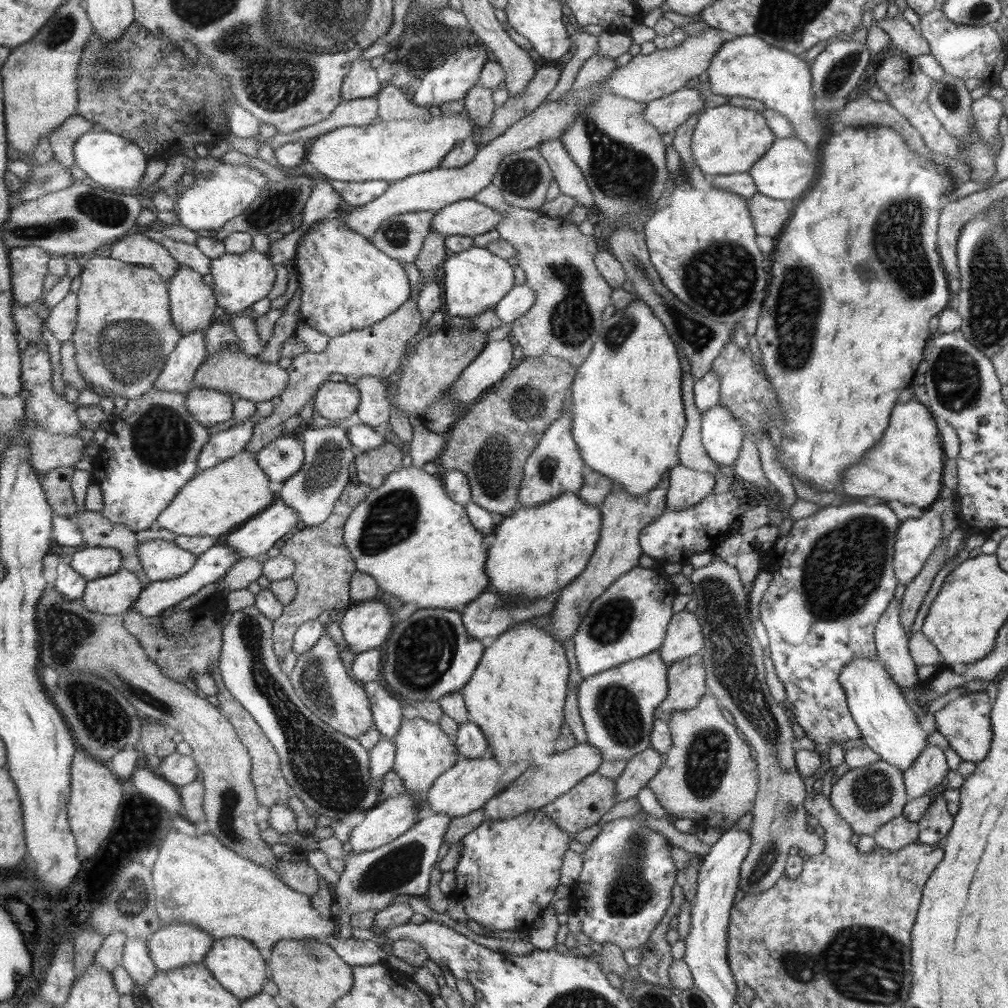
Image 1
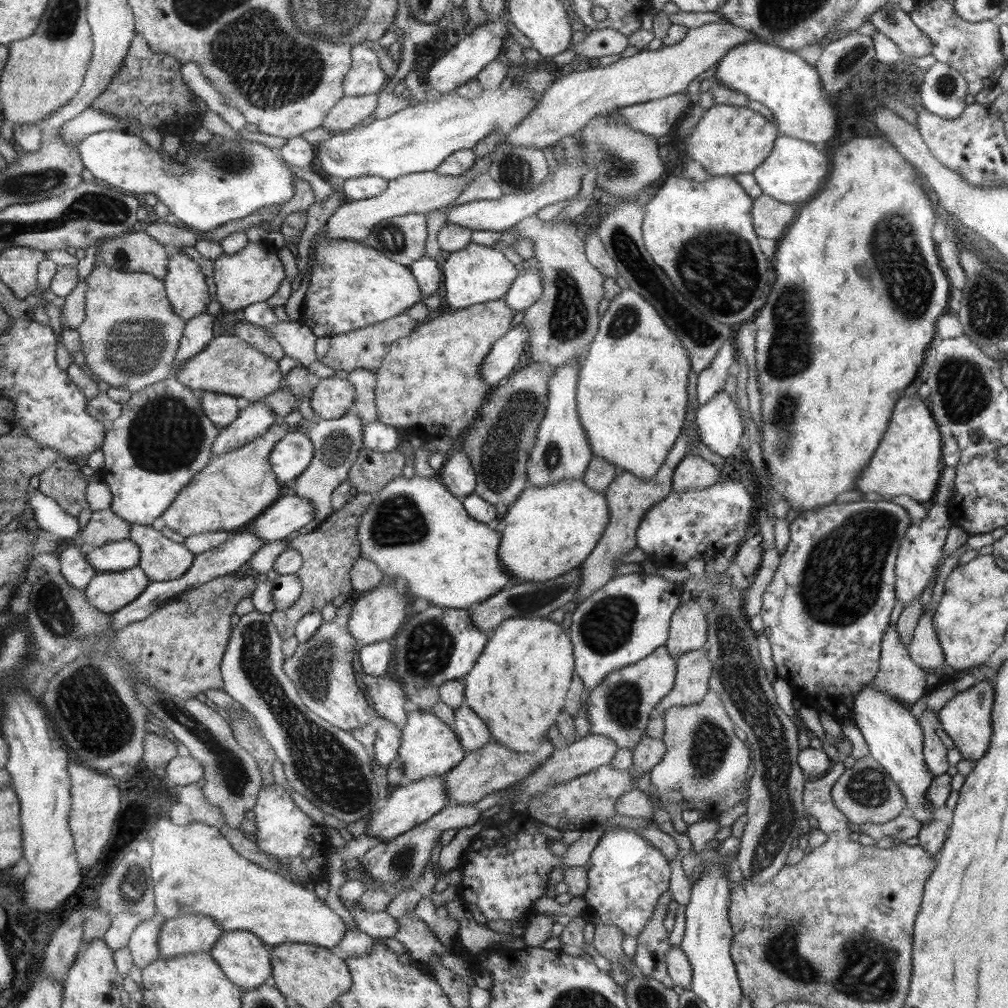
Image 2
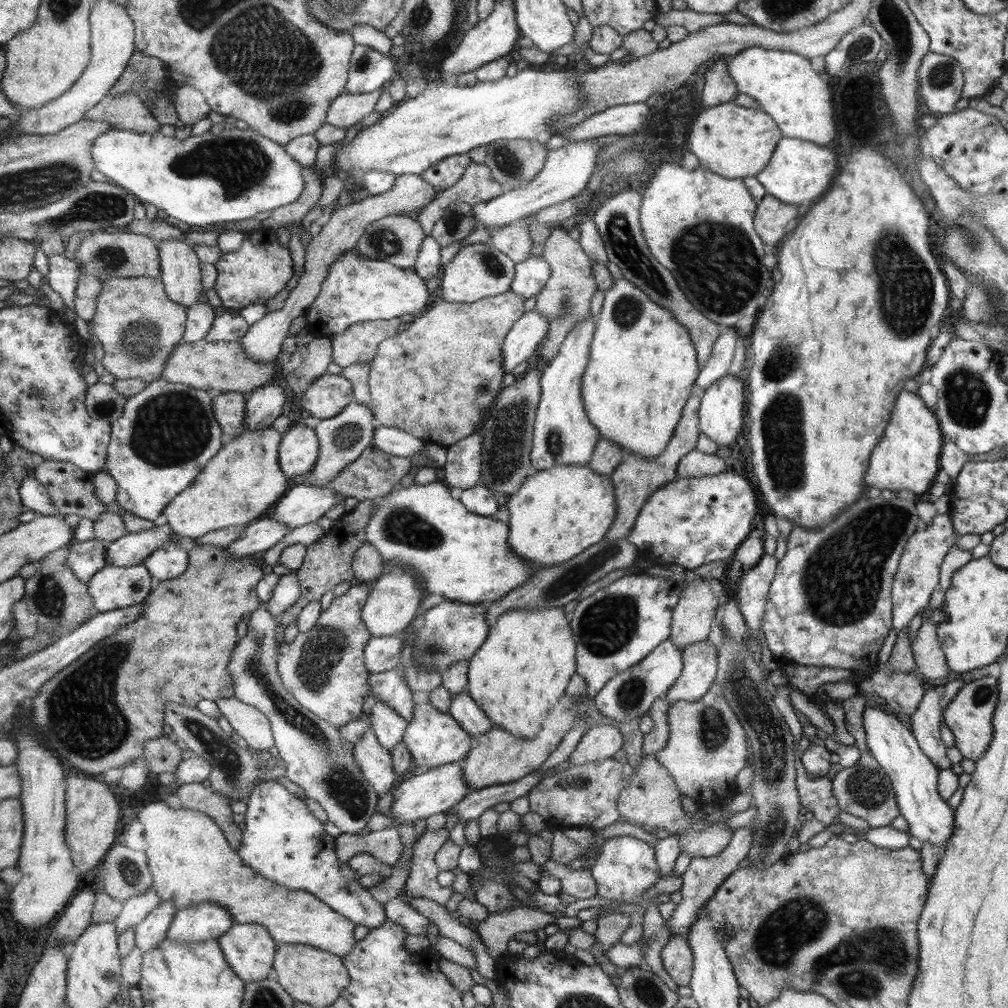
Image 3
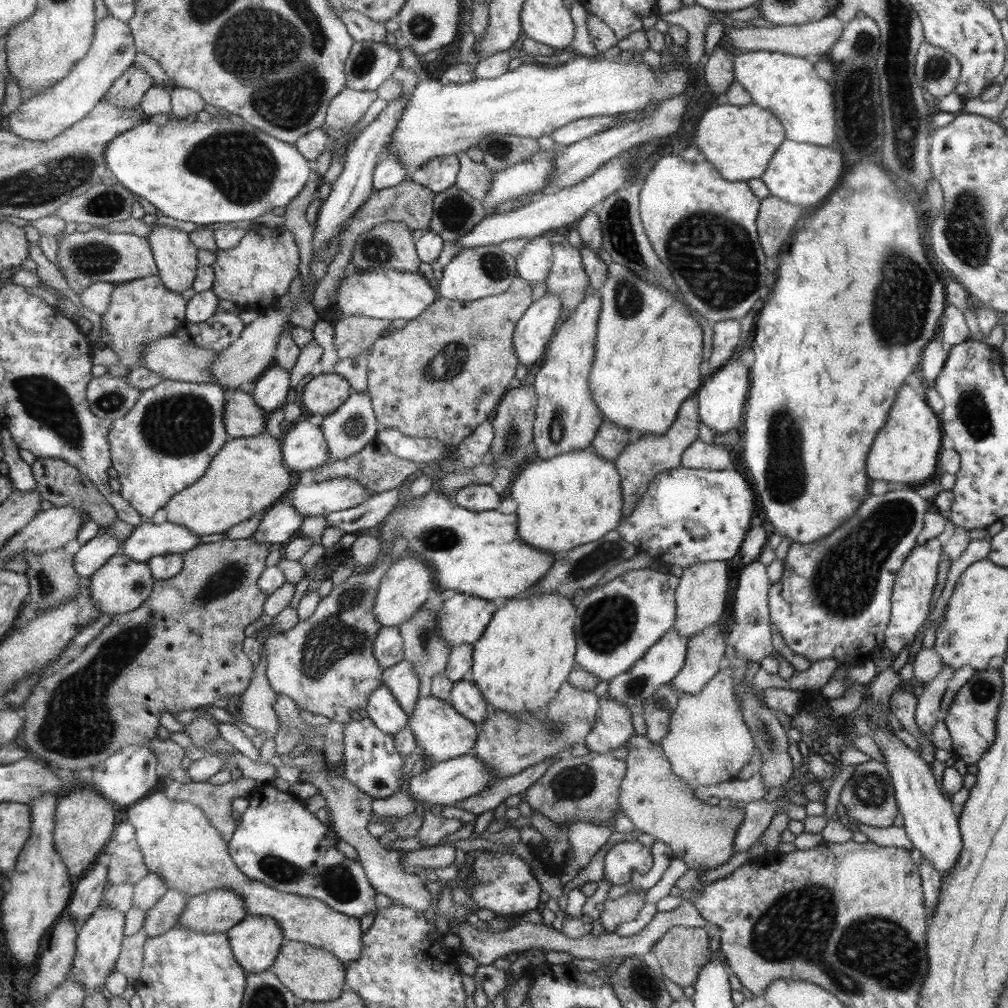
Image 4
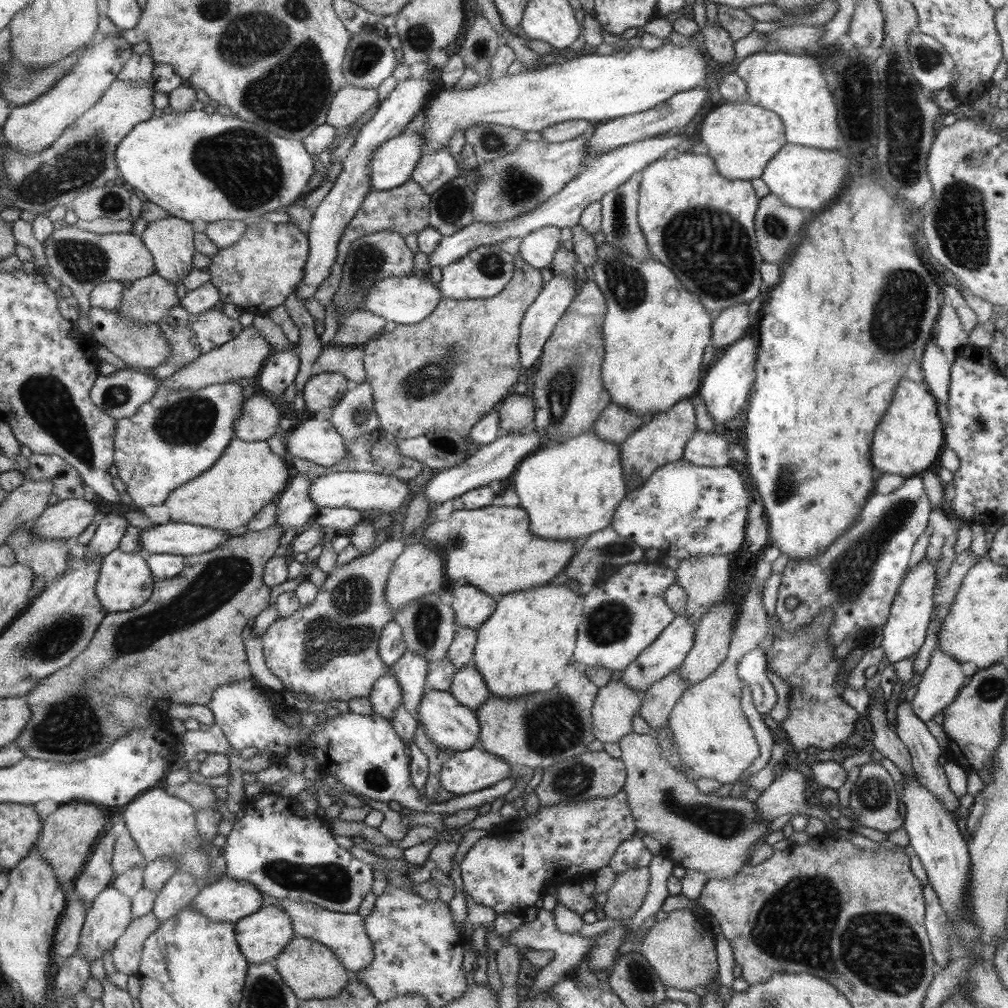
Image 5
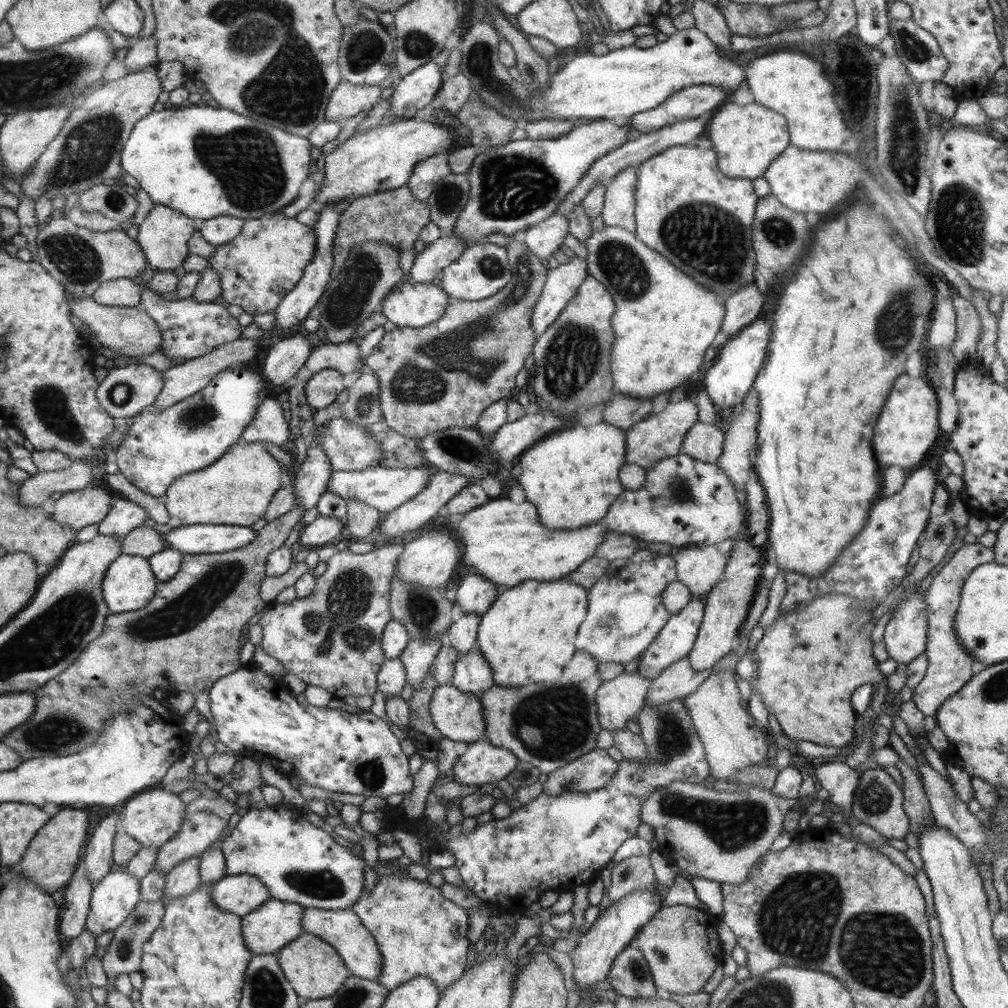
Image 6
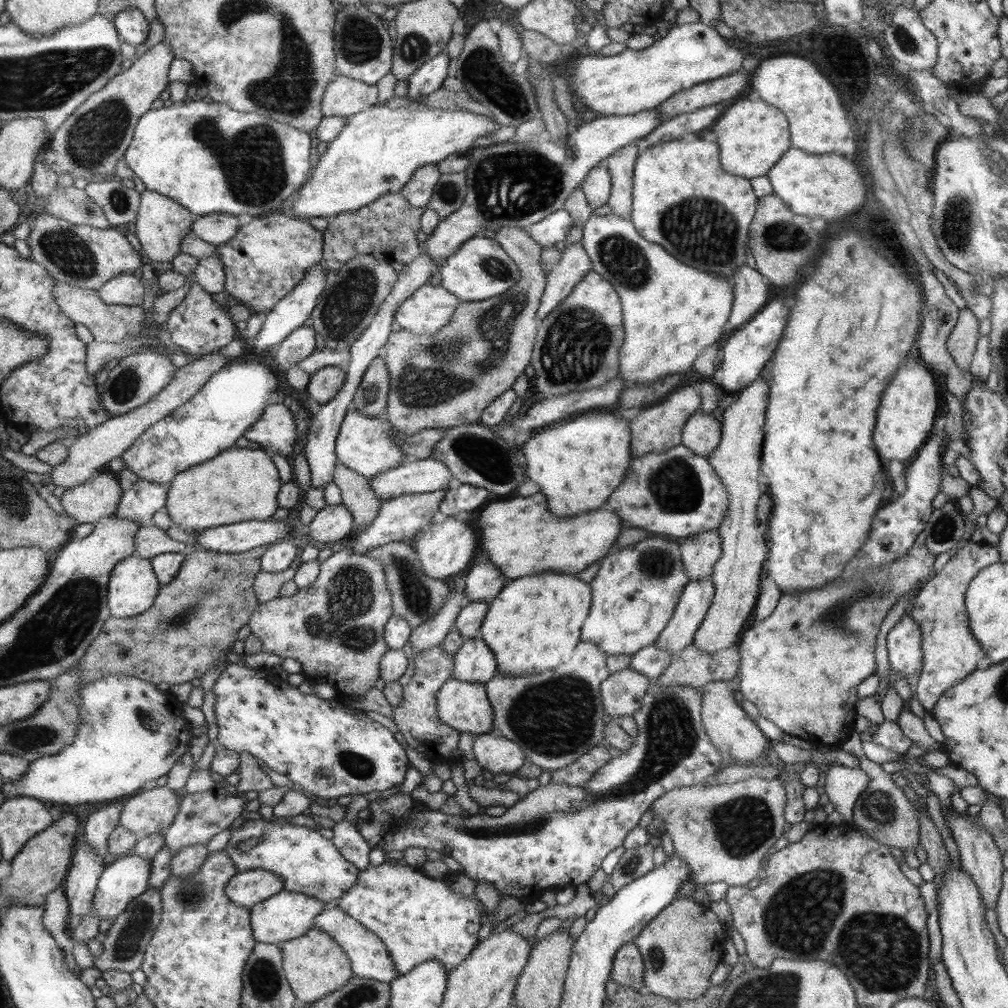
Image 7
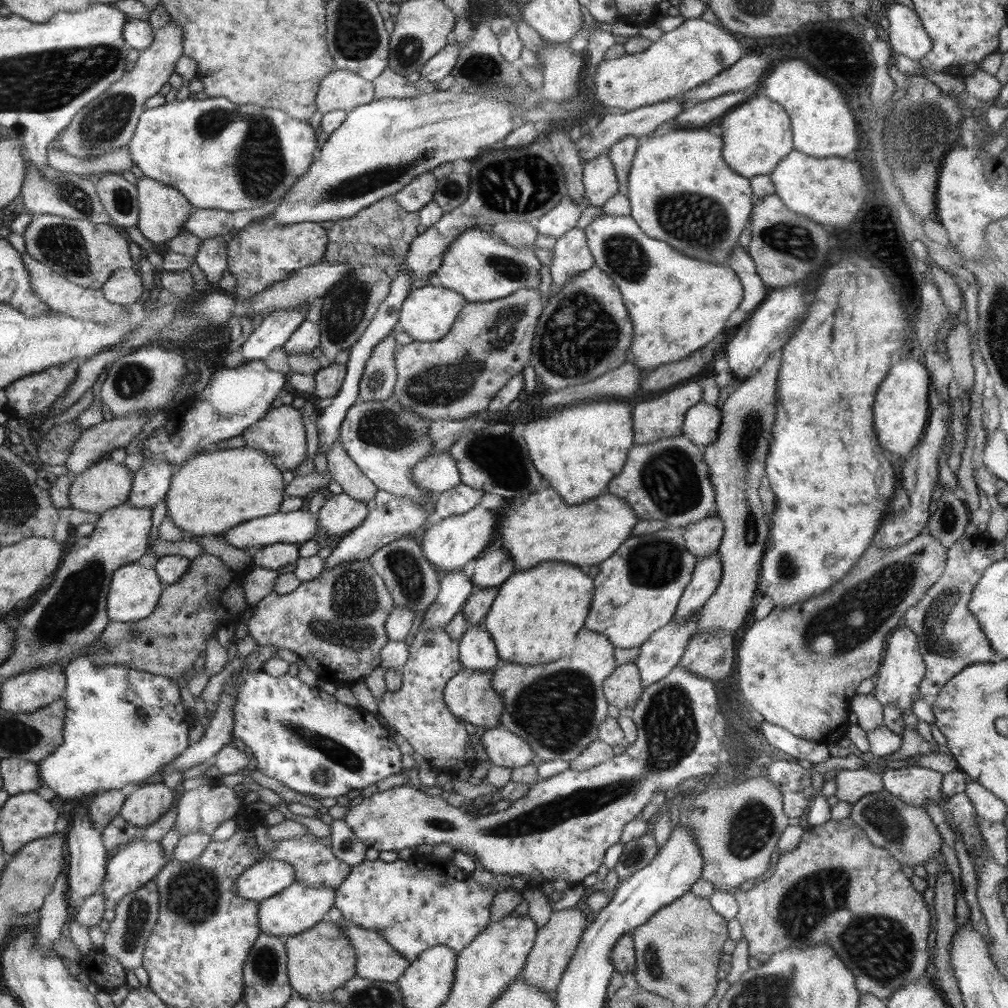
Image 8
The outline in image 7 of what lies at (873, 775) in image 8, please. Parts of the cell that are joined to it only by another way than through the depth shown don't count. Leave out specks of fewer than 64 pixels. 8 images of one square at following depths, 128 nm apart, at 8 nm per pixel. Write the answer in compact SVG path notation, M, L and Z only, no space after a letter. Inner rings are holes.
M830 766L825 778L824 790L829 802L835 806L836 812L842 814L843 822L853 824L853 808L862 791L869 785L870 777L861 769L846 768L846 766Z

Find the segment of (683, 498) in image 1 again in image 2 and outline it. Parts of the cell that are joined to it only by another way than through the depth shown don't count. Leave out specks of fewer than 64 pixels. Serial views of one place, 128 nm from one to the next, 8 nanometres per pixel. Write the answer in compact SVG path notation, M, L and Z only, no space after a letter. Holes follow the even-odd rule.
M698 455L686 456L674 469L672 490L673 492L702 490L716 484L721 479L721 470L718 470L715 464Z

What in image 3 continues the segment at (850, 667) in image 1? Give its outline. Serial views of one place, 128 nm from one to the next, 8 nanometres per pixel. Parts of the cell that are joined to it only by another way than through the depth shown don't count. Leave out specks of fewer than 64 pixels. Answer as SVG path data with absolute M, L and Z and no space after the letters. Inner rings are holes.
M879 706L866 707L862 715L863 727L865 730L865 739L870 755L878 762L878 765L890 777L893 789L895 790L896 802L899 806L900 815L902 815L909 826L910 836L918 838L923 844L928 843L934 846L939 846L944 849L954 830L955 810L950 808L938 792L937 776L939 775L937 767L926 757L922 752L912 729L907 728L896 717L891 710L885 711Z

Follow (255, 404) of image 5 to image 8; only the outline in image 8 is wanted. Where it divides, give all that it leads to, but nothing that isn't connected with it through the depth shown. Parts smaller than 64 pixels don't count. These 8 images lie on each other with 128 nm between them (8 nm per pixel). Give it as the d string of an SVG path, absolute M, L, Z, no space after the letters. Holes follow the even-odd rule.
M282 404L278 408L268 409L264 418L258 420L254 425L248 426L248 429L244 430L241 435L250 448L260 449L268 455L278 470L293 472L306 457L306 432L304 430L300 409Z

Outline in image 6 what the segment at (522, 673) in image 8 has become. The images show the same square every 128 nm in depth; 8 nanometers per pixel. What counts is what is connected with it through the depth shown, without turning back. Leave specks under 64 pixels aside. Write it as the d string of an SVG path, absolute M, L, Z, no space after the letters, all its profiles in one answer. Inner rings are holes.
M577 651L572 658L572 661L564 668L562 676L558 677L556 680L551 682L540 682L536 684L530 684L522 687L502 687L500 685L494 685L490 689L484 691L480 694L480 703L483 706L483 717L485 720L485 734L484 738L489 741L492 746L501 746L506 748L510 753L516 755L518 761L528 762L532 766L536 766L544 774L550 774L562 766L566 766L570 762L577 760L582 757L587 752L596 749L596 737L600 734L600 730L603 728L600 726L597 706L596 706L596 694L598 688L602 685L602 679L599 677L598 661L592 657L592 655L586 653L586 651Z

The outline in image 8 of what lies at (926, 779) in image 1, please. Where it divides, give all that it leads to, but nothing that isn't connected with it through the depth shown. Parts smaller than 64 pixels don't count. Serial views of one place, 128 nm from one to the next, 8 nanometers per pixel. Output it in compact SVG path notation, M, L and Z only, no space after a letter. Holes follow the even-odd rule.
M976 533L970 537L963 536L947 550L947 561L942 576L926 591L926 594L916 605L906 609L902 624L910 628L918 638L919 652L926 668L924 678L920 682L920 694L926 700L932 701L936 698L940 690L946 685L946 682L949 682L958 672L966 669L966 666L975 663L992 663L996 651L992 649L990 641L986 639L984 631L980 629L980 623L968 610L967 604L984 571L993 562L1002 560L1004 552L1005 546L1002 541L994 540L988 535L984 536Z

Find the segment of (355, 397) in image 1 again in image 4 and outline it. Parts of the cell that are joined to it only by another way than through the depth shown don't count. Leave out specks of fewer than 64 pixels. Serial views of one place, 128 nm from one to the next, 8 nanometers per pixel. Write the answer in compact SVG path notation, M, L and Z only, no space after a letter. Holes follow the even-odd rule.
M316 372L304 387L302 407L306 415L325 417L342 406L351 392L350 383L342 375Z

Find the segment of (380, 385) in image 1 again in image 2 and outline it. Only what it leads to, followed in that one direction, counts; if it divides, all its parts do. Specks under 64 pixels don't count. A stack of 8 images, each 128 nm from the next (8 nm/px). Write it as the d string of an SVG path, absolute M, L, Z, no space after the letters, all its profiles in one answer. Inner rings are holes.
M357 368L348 373L347 379L355 386L355 399L351 410L364 422L377 422L378 409L375 403L377 378L375 373L365 368Z

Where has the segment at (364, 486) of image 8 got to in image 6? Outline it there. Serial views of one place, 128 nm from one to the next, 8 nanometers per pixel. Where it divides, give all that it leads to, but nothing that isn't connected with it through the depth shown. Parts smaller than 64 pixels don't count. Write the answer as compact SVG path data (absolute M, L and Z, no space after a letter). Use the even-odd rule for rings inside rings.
M346 500L347 521L345 526L352 536L356 536L359 541L364 541L366 536L370 536L378 526L380 512L373 506L368 506L361 500Z

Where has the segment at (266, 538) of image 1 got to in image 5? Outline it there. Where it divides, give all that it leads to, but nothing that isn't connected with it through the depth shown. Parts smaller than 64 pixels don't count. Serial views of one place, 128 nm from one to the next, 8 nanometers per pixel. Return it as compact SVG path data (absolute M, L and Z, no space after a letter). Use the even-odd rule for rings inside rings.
M336 471L315 478L311 482L308 494L317 508L344 506L354 510L381 510L392 514L409 498L411 494L410 485L413 482L410 479L403 480L402 478L397 478L397 476L376 474L375 472Z

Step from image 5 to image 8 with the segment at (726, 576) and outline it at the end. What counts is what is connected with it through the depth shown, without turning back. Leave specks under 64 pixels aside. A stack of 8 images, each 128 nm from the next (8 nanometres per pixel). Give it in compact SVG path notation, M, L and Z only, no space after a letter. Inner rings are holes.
M713 514L698 522L683 526L680 531L685 540L685 547L698 561L717 552L724 534L724 525L720 517Z

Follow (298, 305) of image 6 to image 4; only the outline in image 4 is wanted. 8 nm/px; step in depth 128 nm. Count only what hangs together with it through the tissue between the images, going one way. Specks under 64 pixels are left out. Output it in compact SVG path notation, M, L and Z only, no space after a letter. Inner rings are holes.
M401 94L396 100L388 101L386 109L378 115L375 121L357 132L355 137L346 146L344 170L332 184L332 191L326 198L326 201L321 204L316 224L313 226L315 228L312 241L314 255L320 251L325 251L332 237L342 234L342 224L351 220L354 214L375 191L373 188L375 167L380 160L381 154L392 142L391 134L400 116L402 116L407 98L408 96L405 94Z

